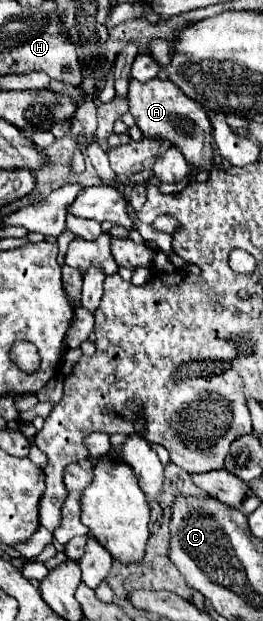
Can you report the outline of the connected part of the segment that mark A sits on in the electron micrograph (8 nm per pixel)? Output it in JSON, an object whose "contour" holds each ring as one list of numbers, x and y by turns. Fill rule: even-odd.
{"contour":[[154,79,148,83,138,83,130,81,130,91,128,91,128,103,130,103,130,113,136,119,136,125,148,139,162,139,168,141,172,147,180,149,182,155,186,157,188,165,192,169,204,169,212,171,214,167,214,137,212,137,212,125,196,101,186,97,172,81,166,79]]}

